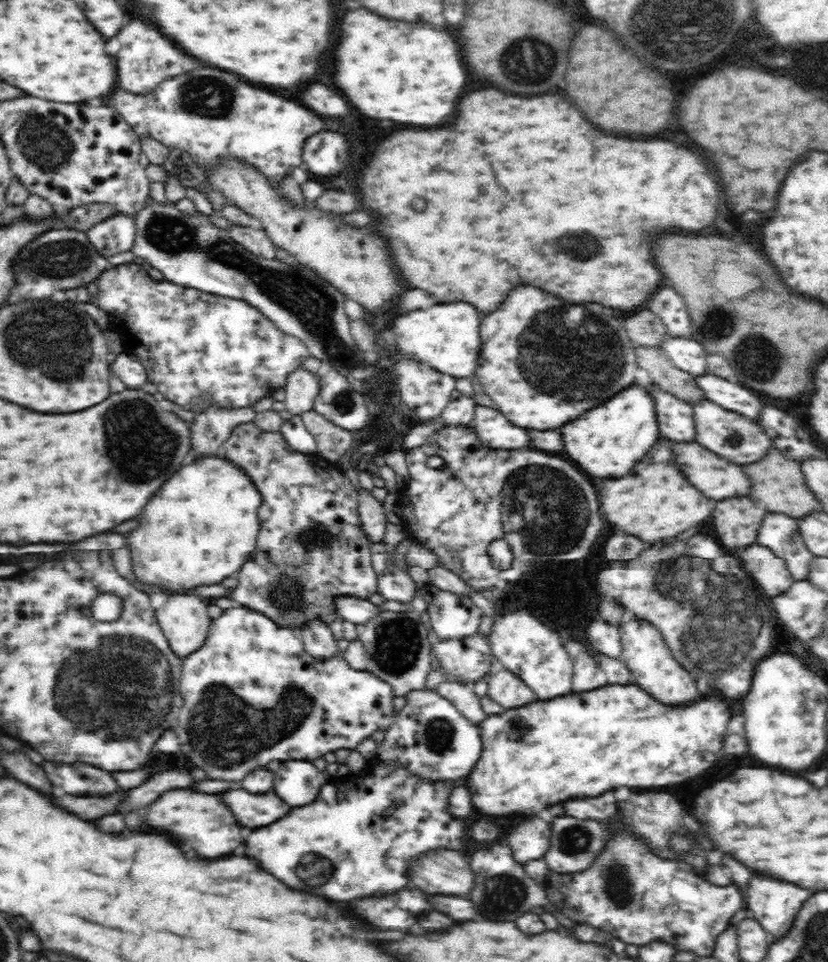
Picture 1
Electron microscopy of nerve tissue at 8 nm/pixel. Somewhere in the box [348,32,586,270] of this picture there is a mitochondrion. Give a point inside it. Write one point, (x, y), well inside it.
(528, 63)

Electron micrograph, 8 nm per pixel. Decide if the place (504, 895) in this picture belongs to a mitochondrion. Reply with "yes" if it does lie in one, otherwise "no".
yes

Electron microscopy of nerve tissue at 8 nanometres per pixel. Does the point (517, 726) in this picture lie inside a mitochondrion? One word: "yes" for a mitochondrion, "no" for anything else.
no

